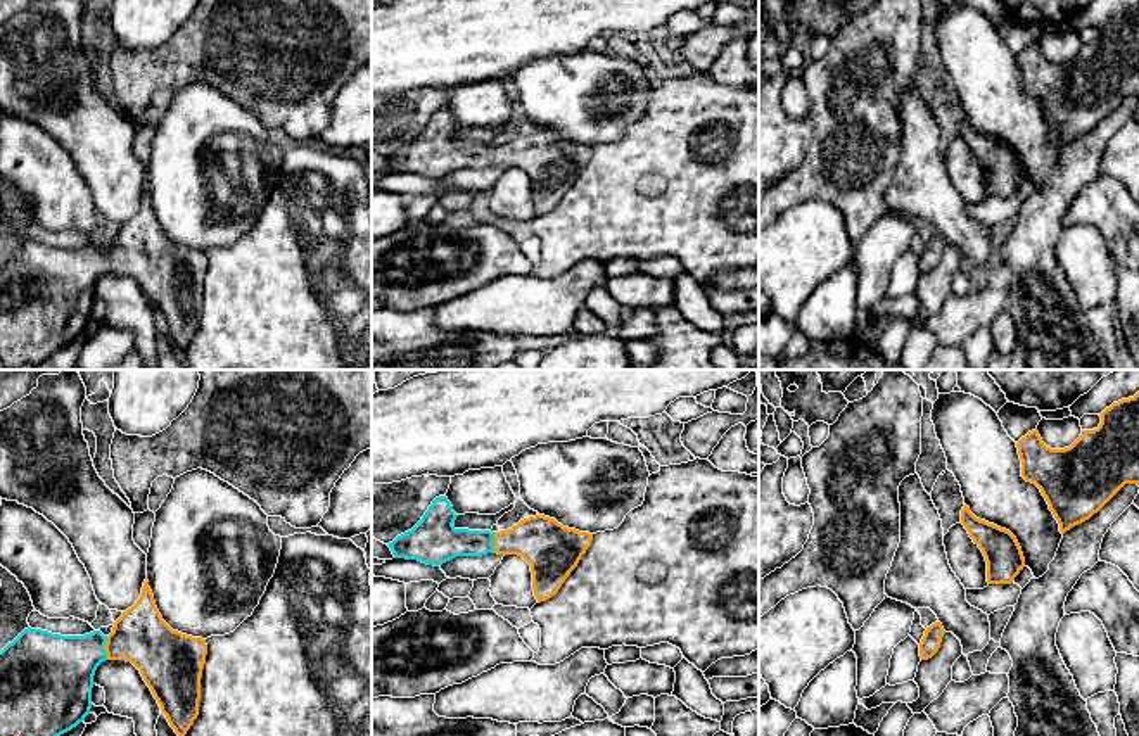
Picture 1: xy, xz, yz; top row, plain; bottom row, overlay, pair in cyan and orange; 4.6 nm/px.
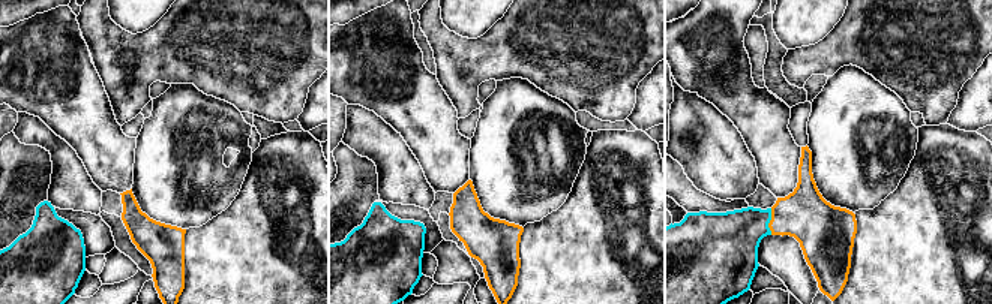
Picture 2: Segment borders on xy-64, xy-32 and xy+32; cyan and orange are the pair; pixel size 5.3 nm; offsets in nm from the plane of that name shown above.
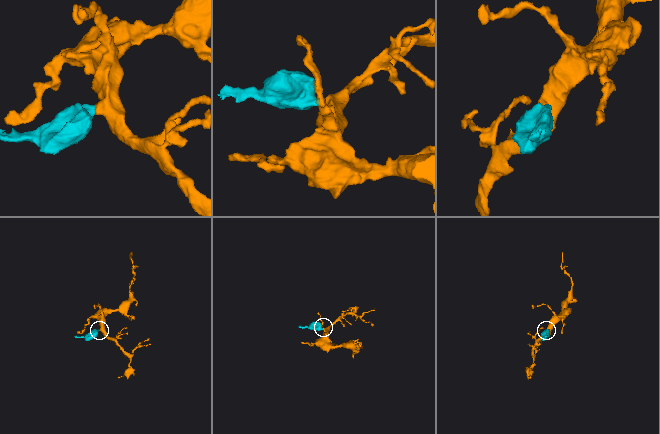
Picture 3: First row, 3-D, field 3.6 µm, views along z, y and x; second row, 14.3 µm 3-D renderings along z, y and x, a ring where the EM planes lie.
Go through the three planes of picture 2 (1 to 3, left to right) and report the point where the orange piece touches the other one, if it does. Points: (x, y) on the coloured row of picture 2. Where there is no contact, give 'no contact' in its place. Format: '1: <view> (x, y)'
1: no contact
2: no contact
3: xy+32 (769, 222)

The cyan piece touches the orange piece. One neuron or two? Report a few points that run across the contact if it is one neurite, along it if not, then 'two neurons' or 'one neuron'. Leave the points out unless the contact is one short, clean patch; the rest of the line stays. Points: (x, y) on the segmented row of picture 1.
line xy (56, 672), (76, 657), (102, 648), (140, 636); one neuron

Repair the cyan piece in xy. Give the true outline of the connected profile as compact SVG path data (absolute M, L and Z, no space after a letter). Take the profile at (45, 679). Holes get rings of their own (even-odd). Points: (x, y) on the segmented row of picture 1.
M145 579L137 603L114 622L112 632L60 636L24 629L0 651L0 736L60 736L90 714L97 667L105 660L131 662L157 700L178 736L185 736L199 715L200 676L207 644L173 631L161 617Z

